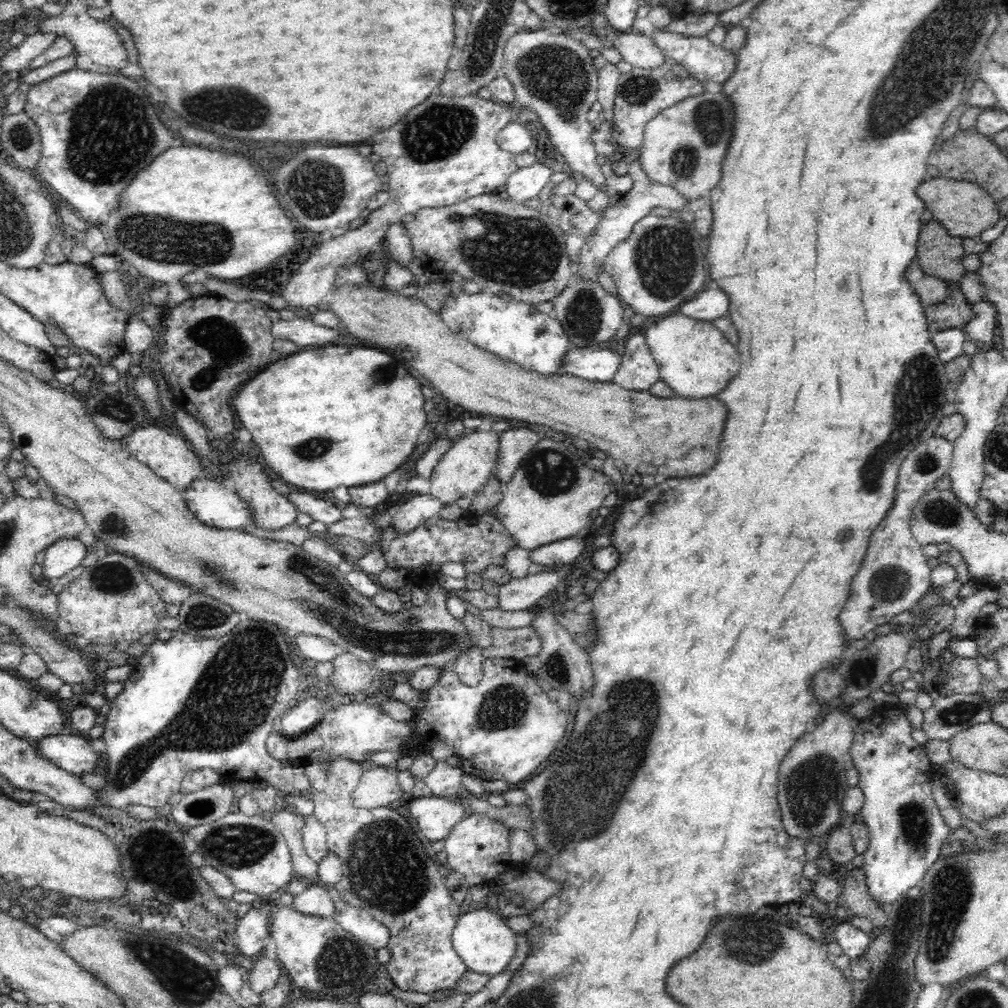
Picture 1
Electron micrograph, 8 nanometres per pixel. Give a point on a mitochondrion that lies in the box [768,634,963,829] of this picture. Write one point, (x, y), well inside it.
(861, 673)

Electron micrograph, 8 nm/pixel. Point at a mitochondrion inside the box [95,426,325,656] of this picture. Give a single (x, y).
(216, 573)

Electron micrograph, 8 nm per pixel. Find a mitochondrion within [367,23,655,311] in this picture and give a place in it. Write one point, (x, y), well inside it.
(521, 252)

